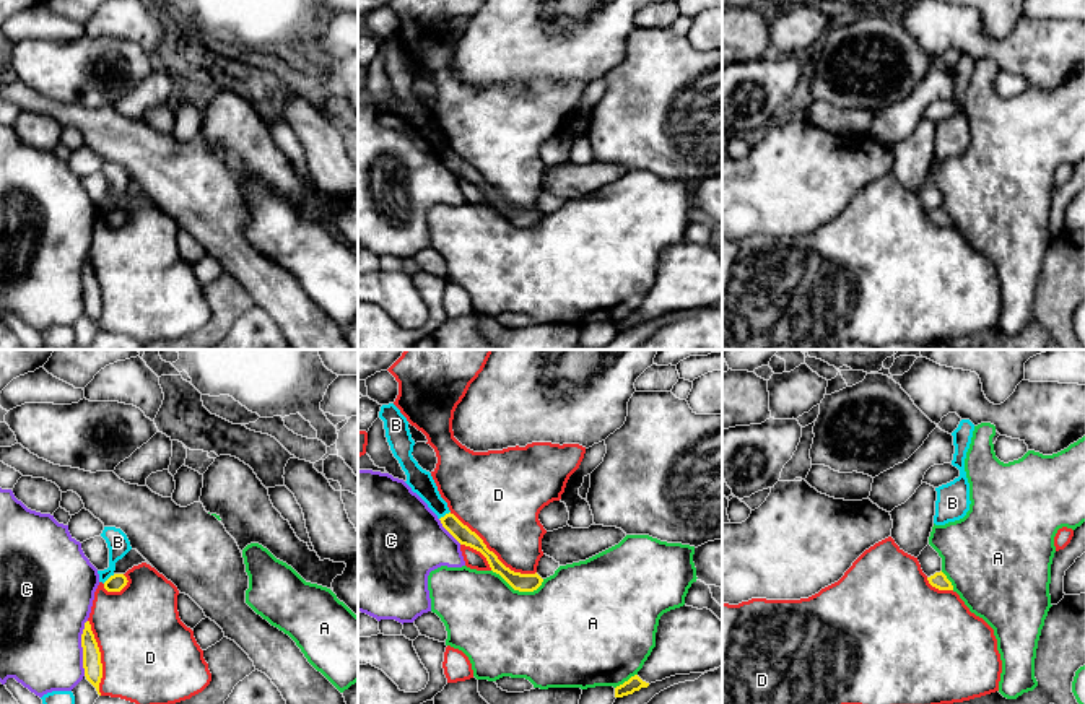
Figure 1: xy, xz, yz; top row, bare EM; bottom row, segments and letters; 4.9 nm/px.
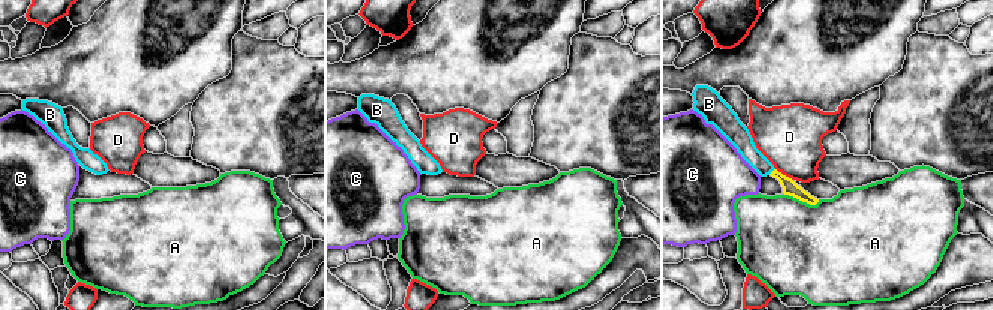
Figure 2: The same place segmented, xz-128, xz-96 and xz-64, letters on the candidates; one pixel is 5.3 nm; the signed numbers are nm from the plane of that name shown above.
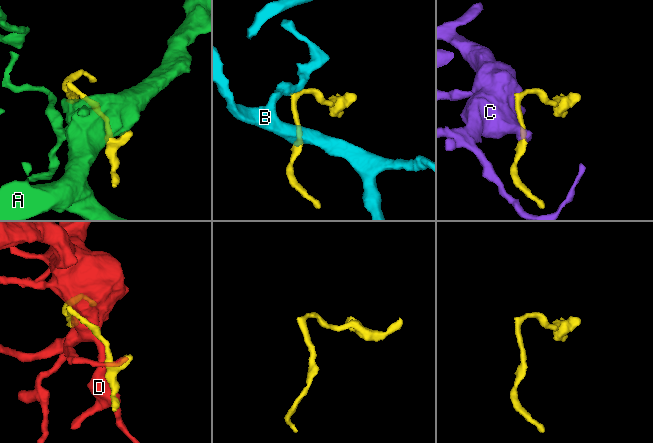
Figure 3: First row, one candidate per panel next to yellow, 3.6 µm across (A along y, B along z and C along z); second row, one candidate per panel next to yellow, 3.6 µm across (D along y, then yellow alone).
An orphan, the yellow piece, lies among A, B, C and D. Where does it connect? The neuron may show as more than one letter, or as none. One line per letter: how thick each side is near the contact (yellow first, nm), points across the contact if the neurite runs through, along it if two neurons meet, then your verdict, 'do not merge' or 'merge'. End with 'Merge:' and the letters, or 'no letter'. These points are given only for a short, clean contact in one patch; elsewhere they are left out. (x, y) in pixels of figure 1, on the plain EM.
A: 100/440 nm | do not merge
B: 90/110 nm | along xy (114, 210), (103, 218) | do not merge
C: 100/420 nm | do not merge
D: 100/380 nm | do not merge
Merge: no letter

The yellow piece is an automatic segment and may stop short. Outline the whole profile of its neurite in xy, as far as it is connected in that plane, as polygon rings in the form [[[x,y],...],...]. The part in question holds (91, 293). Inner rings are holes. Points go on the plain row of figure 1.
[[[89,257],[85,259],[85,265],[81,270],[81,283],[83,283],[83,304],[86,315],[96,324],[99,328],[99,319],[102,314],[102,299],[101,299],[101,288],[94,270],[91,267]]]

